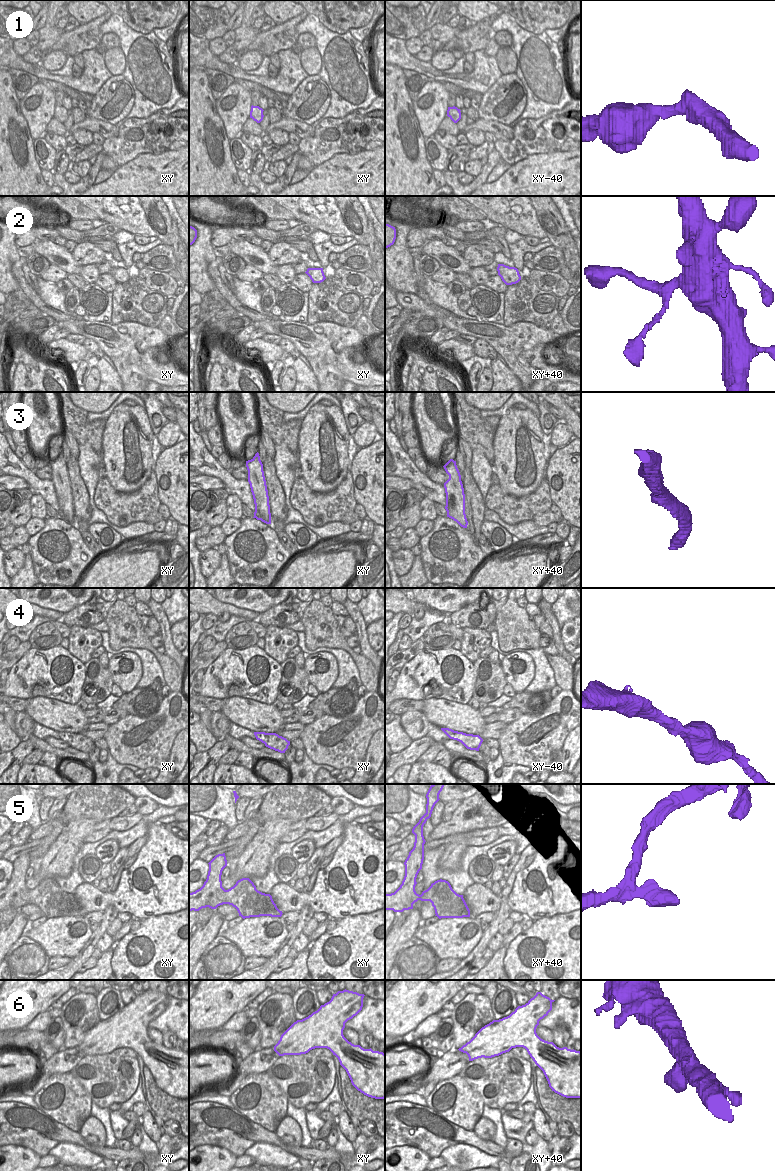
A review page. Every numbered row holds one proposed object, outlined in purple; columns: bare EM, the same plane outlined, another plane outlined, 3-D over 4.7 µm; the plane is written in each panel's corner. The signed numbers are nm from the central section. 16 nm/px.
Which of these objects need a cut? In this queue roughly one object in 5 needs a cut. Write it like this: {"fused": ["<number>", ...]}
{"fused": ["1"]}

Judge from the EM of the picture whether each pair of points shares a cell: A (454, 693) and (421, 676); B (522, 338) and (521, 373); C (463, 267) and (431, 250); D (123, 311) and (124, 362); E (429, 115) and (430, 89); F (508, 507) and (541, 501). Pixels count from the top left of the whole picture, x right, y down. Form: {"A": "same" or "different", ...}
{"A": "same", "B": "same", "C": "same", "D": "different", "E": "same", "F": "same"}

